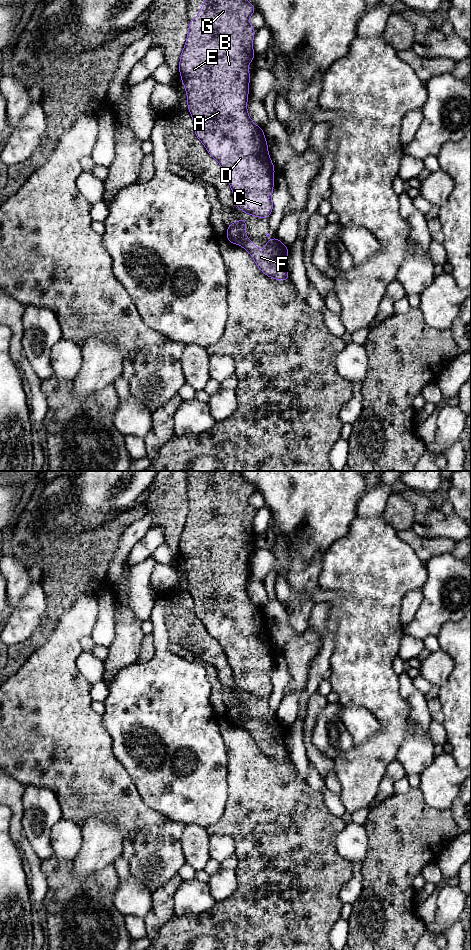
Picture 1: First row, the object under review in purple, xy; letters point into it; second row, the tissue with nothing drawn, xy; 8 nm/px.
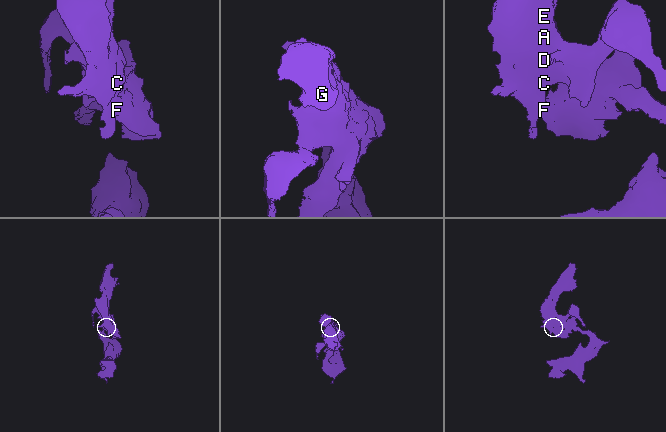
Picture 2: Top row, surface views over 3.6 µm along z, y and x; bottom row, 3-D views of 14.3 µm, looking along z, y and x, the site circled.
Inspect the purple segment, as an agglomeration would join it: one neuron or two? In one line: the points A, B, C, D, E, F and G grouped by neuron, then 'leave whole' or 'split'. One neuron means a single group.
A B C D E G / F | split

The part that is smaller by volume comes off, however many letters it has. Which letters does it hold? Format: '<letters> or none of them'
F

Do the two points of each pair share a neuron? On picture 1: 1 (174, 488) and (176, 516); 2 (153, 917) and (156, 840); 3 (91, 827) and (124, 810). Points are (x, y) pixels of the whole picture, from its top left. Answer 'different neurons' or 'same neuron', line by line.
1: same neuron
2: different neurons
3: different neurons

